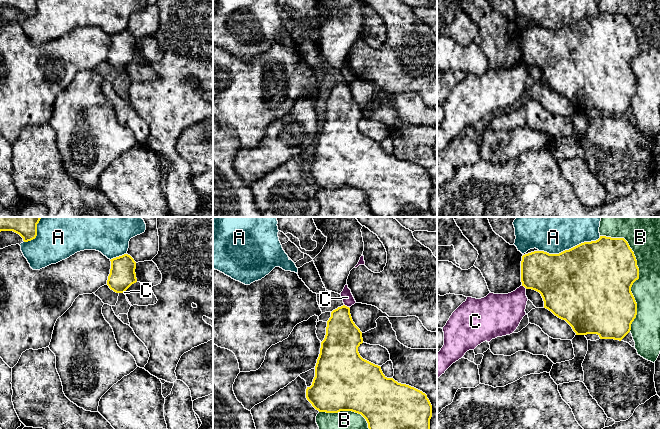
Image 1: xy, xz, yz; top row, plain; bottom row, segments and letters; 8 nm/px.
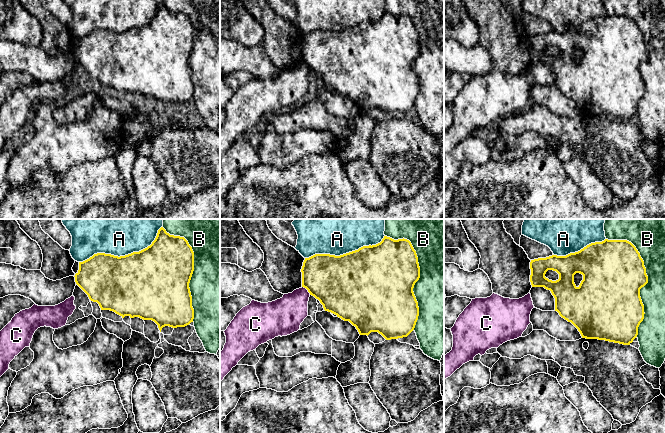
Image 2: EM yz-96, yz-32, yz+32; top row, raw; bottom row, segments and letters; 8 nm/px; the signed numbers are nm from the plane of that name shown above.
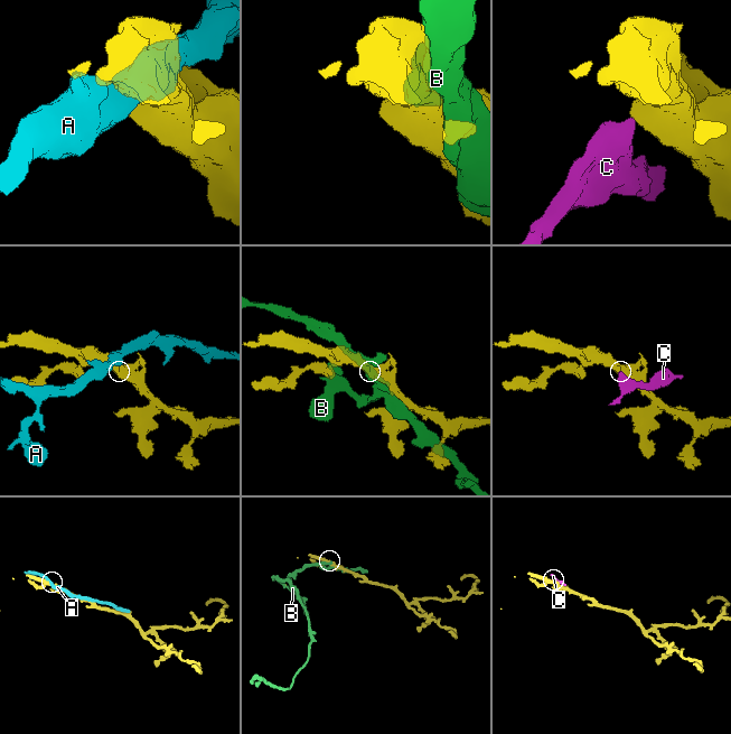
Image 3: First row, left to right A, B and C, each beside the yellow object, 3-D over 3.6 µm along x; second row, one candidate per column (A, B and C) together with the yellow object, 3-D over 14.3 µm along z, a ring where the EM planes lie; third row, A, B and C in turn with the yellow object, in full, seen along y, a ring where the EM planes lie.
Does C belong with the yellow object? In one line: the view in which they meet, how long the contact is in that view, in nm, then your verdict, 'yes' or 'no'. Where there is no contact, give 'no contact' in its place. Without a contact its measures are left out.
meets yellow in xz; contact 50 nm long; no

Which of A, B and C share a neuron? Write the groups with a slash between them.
A / B / C

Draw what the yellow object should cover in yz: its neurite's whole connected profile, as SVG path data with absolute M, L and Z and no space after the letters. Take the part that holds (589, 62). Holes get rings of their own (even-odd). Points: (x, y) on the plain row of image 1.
M600 12L596 17L581 19L559 30L534 27L523 31L521 37L522 62L539 68L544 84L565 96L576 111L597 110L600 115L621 117L630 108L631 100L637 91L637 79L631 63L638 55L636 33L624 14Z

